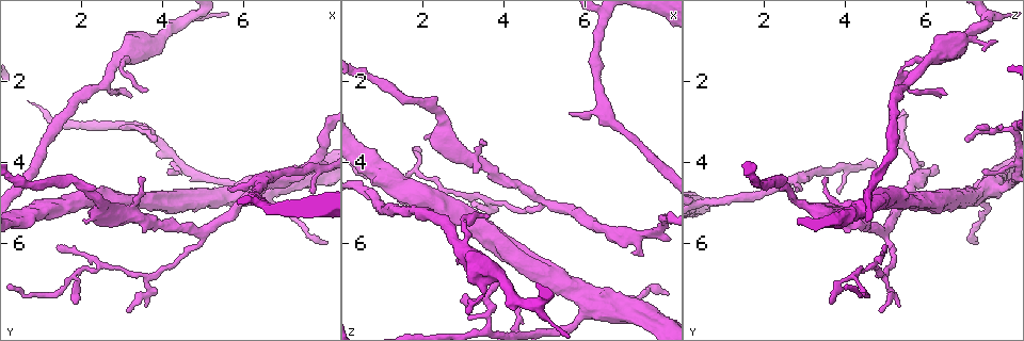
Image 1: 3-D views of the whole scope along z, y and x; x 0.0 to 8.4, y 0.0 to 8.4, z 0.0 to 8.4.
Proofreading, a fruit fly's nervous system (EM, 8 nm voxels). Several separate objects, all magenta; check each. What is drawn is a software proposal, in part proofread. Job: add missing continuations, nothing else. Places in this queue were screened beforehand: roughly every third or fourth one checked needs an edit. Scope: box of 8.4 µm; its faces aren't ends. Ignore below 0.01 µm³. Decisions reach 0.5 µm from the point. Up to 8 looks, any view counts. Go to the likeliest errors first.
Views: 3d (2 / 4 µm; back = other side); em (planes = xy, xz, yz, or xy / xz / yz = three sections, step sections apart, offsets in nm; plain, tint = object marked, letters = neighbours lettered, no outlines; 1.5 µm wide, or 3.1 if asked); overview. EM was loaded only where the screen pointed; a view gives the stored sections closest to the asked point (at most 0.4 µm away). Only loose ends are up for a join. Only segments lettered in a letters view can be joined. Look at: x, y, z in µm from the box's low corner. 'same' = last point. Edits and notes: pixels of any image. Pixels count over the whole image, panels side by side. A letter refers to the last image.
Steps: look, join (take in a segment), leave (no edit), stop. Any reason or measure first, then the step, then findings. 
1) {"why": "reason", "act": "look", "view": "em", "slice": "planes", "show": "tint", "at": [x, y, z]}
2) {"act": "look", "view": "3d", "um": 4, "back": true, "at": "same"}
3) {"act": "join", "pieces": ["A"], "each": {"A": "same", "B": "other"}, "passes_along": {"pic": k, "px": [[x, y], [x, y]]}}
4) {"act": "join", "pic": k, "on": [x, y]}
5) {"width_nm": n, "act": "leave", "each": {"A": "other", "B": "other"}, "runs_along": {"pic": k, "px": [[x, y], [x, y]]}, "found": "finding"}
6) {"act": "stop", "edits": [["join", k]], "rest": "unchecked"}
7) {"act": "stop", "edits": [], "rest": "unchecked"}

{"why": "free end", "act": "look", "view": "3d", "um": 2, "back": true, "at": [3.20, 7.65, 4.90]}

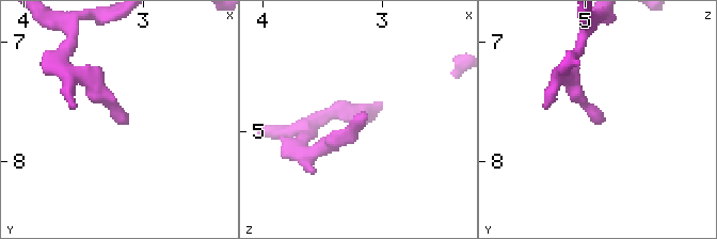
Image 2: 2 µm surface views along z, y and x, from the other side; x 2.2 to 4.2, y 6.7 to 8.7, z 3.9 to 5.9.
{"act": "look", "view": "em", "slice": "xy", "step": 8, "show": "letters", "at": [3.16, 7.66, 4.86]}

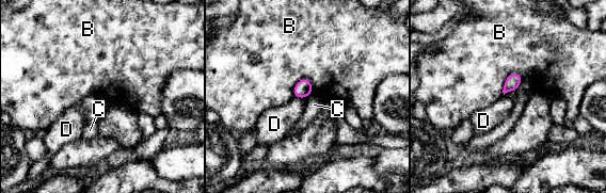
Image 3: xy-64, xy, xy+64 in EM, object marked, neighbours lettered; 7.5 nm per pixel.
{"longest_contact_nm": ["B", 180], "act": "leave", "each": {"B": "other", "C": "other", "D": "other"}, "border": {"pic": 3, "px": [[308, 79], [297, 83], [293, 96]]}, "found": "no lettered segment goes on from it"}

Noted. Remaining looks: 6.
{"why": "tapers out", "act": "look", "view": "3d", "um": 4, "at": [3.55, 4.45, 3.60]}

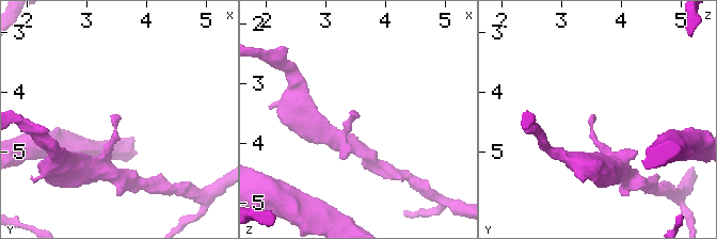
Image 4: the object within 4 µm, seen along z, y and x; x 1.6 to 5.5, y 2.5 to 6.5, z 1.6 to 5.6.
{"why": "shape alone is not enough", "act": "look", "view": "em", "slice": "planes", "show": "letters", "at": [3.55, 4.35, 3.55]}

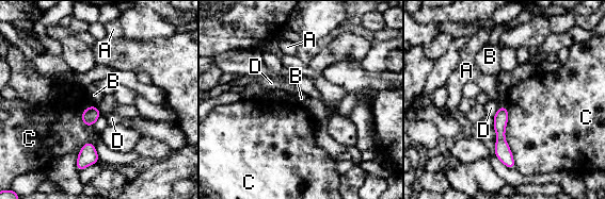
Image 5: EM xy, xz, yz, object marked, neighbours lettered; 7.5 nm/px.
{"width_nm": 110, "act": "leave", "each": {"A": "other", "B": "other", "C": "other", "D": "other"}, "found": "none of them fits"}

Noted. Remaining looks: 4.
{"why": "branch stops here", "act": "look", "view": "3d", "um": 4, "at": [3.65, 2.25, 5.40]}

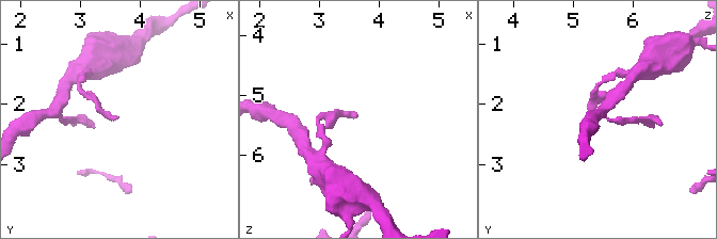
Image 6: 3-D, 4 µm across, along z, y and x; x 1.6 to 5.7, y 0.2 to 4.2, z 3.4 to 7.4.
{"why": "now the EM", "act": "look", "view": "em", "slice": "planes", "show": "letters", "at": [3.60, 2.15, 5.35]}

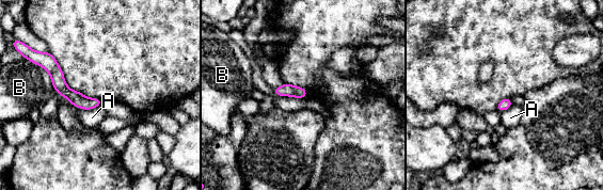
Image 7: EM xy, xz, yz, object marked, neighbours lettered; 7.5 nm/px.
{"width_nm": 90, "longest_contact_nm": ["B", 260], "act": "leave", "each": {"A": "other", "B": "other"}, "found": "no lettered segment goes on from it"}

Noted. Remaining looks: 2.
{"act": "stop", "edits": [], "rest": "unchecked"}

